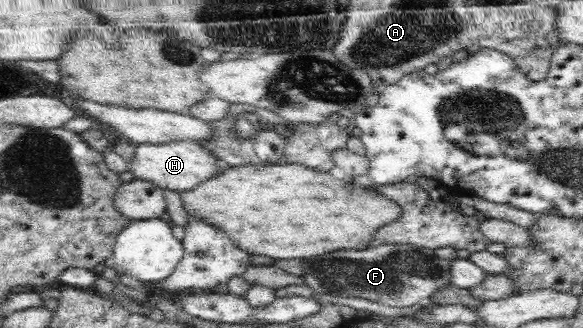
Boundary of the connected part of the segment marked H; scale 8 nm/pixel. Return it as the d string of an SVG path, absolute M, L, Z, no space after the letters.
M193 141L138 144L134 148L133 157L126 163L127 171L131 172L134 179L146 180L163 191L175 190L175 192L193 189L200 182L214 177L215 173L225 170L225 166L222 166L209 150Z

